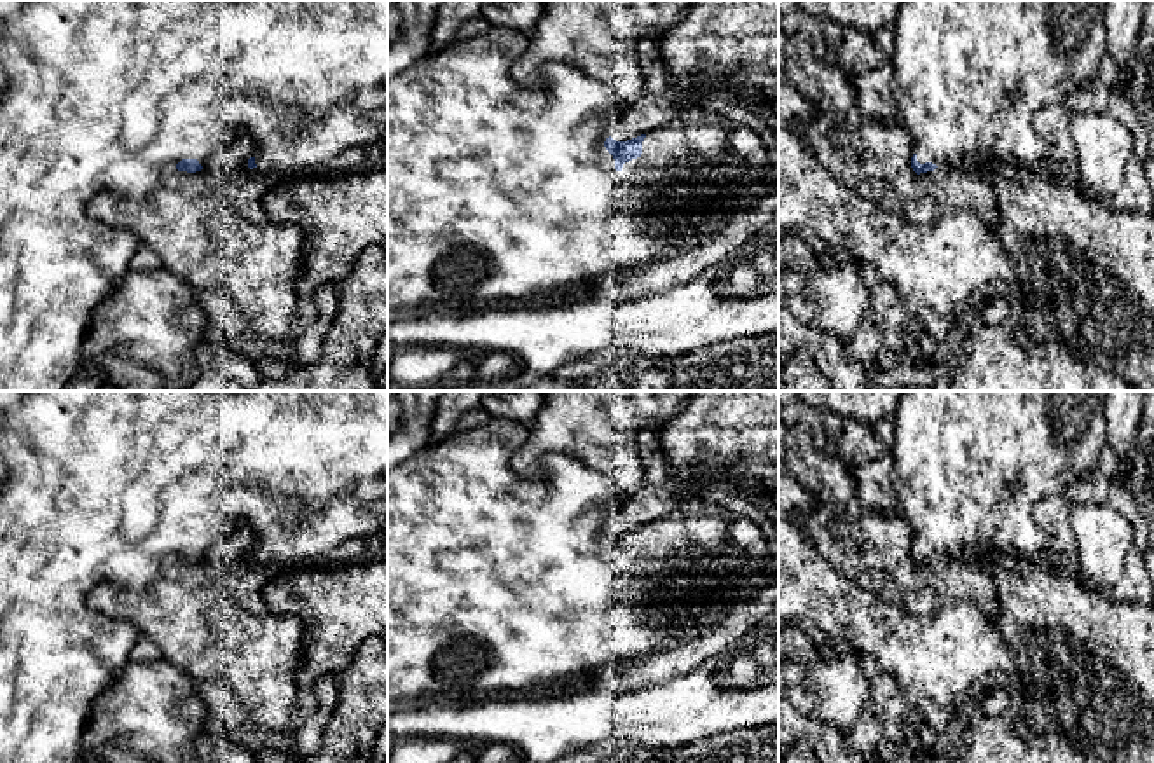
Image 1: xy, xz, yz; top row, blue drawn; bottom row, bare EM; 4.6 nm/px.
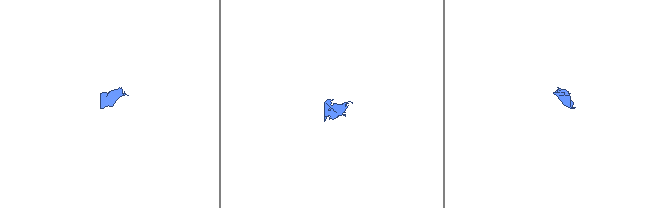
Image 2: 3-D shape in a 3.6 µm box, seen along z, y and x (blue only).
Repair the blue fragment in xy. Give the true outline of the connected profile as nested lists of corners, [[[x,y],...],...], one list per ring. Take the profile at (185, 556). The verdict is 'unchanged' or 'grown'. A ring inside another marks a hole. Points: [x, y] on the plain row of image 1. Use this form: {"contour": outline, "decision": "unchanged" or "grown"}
{"contour": [[[26,391],[14,409],[2,414],[0,452],[7,478],[0,485],[0,763],[80,761],[82,733],[94,705],[131,662],[131,650],[138,641],[131,622],[87,606],[100,583],[145,588],[169,562],[201,562],[243,520],[255,531],[248,559],[278,567],[311,559],[342,540],[382,531],[388,524],[388,391]]], "decision": "grown"}

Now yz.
{"contour": [[[899,391],[894,443],[889,449],[894,461],[890,484],[897,499],[896,512],[906,519],[908,527],[913,531],[913,562],[920,566],[943,557],[962,559],[978,552],[1000,552],[1030,559],[1044,550],[1048,540],[1034,519],[1035,506],[1053,494],[1061,494],[1070,480],[1098,468],[1100,452],[1109,443],[1103,405],[1103,391]]], "decision": "grown"}

